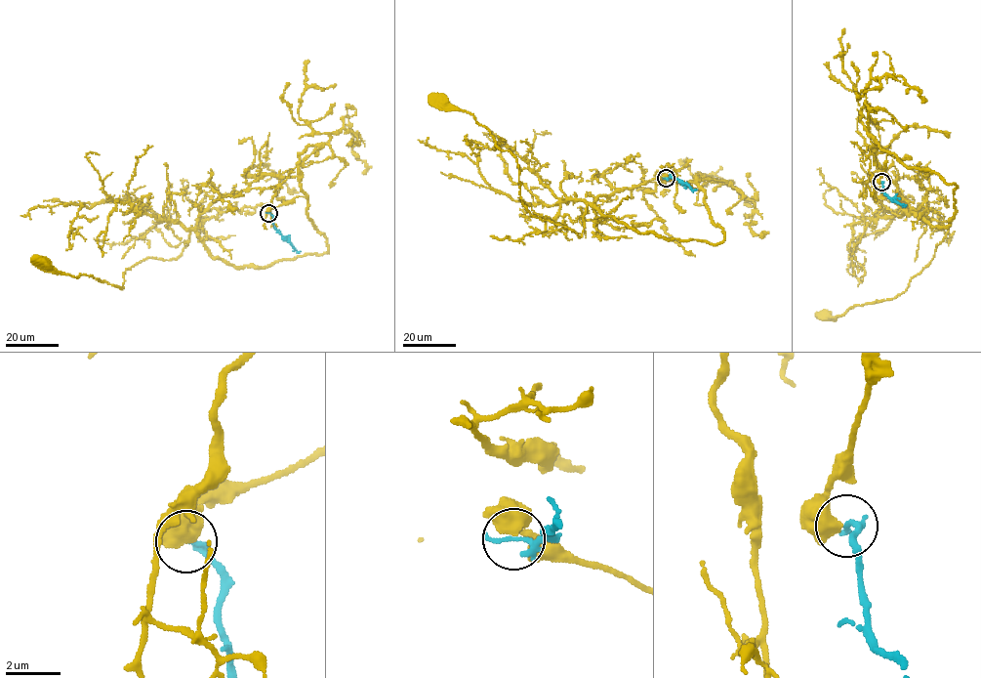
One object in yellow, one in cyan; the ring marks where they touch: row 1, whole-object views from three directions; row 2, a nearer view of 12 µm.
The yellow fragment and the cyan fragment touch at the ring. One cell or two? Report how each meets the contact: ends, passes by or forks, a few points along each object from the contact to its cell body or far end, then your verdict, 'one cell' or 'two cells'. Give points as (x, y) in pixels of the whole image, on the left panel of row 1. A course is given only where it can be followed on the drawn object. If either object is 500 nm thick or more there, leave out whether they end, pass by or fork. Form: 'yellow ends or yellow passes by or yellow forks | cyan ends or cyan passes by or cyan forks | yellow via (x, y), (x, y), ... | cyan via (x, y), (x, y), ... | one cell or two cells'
yellow via (269, 213), (306, 197), (298, 177), (263, 174), (221, 194), (182, 254), (136, 264), (121, 288), (45, 264) | cyan via (269, 213), (273, 226), (300, 251) | two cells

